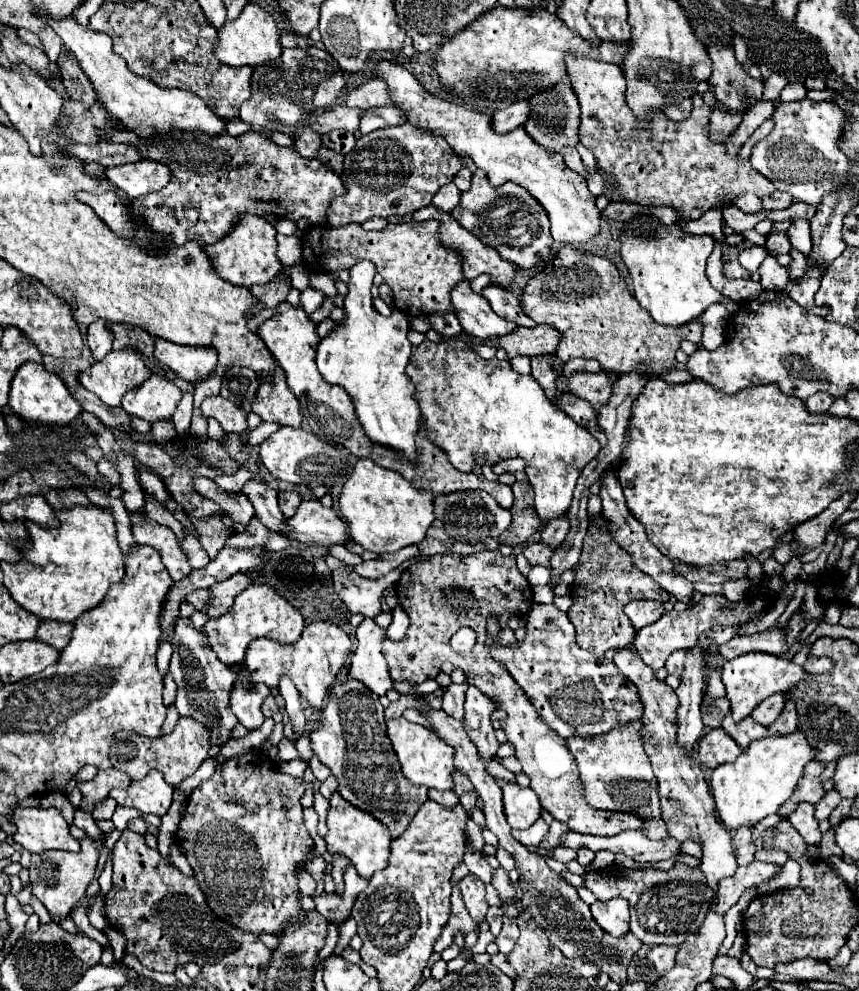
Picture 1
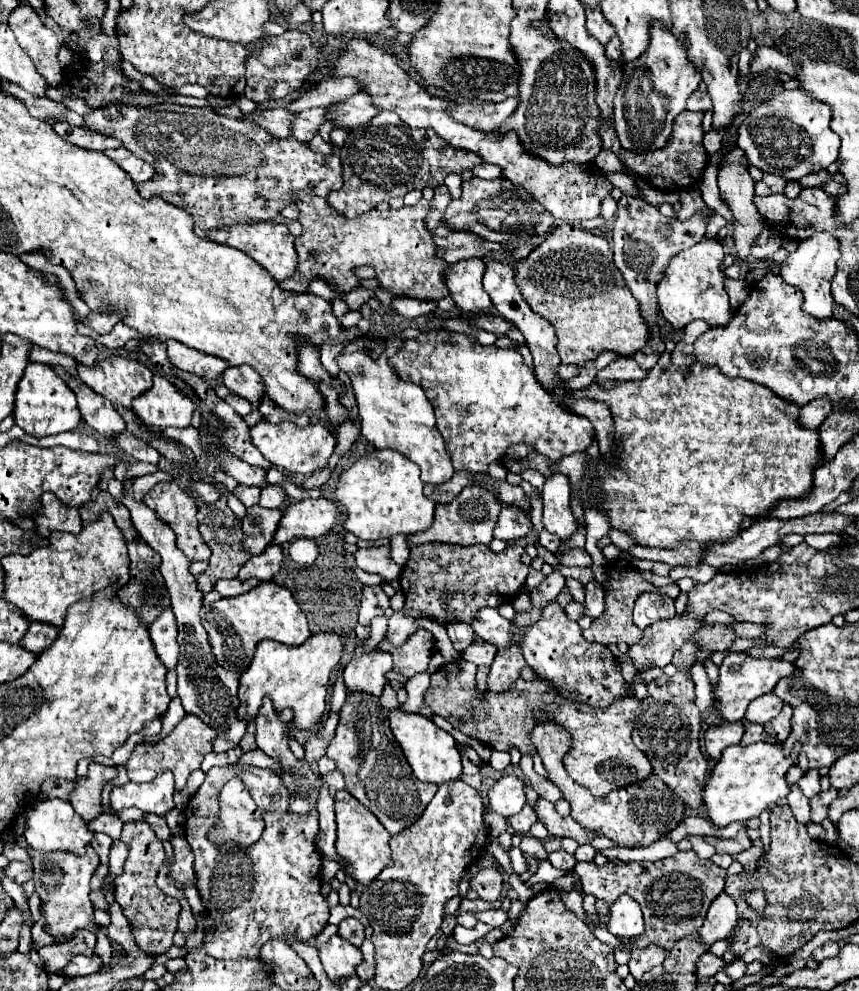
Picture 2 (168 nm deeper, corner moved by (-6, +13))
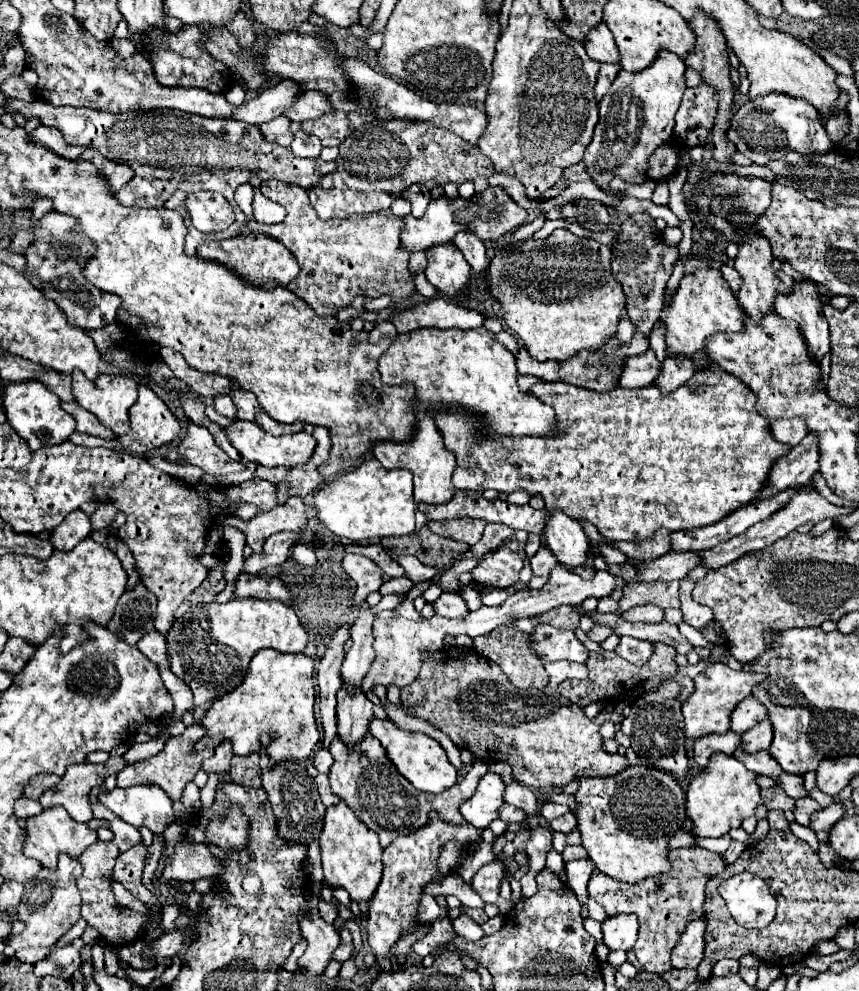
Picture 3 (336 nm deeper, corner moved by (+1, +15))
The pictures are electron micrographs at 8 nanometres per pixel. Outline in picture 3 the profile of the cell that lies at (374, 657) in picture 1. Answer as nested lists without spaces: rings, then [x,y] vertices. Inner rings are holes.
[[[344,686],[340,688],[338,706],[336,706],[338,738],[348,748],[354,748],[364,740],[368,732],[368,724],[374,718],[372,708],[374,704],[366,698],[364,692],[360,692],[360,696],[348,696],[348,692],[344,692]]]

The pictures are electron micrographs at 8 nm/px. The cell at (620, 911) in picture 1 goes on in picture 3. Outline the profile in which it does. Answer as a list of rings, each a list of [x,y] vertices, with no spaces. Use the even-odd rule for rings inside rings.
[[[612,916],[602,922],[604,946],[610,950],[632,950],[638,940],[638,920],[636,916]]]

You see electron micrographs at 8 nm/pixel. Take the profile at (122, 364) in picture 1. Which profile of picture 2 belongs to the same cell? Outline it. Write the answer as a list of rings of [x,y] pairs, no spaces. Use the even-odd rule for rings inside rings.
[[[119,354],[95,362],[93,368],[79,364],[77,374],[89,388],[127,408],[137,394],[145,392],[153,384],[153,374],[143,362]]]

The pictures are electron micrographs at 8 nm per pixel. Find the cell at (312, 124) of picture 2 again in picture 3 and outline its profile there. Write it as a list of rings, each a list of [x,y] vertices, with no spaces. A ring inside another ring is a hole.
[[[278,116],[272,122],[260,124],[258,130],[260,130],[260,134],[264,136],[266,142],[274,142],[274,144],[280,144],[280,146],[290,146],[292,132],[288,130],[288,126],[290,126],[290,120],[284,120],[284,116]]]

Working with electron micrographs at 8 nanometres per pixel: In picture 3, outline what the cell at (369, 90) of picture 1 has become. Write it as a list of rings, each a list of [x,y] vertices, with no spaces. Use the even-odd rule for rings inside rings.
[[[280,80],[276,86],[262,90],[250,102],[238,106],[232,112],[232,118],[256,126],[262,122],[270,122],[276,116],[280,116],[288,108],[288,104],[292,104],[292,100],[296,100],[298,92],[300,92],[298,84],[292,84],[290,80]]]

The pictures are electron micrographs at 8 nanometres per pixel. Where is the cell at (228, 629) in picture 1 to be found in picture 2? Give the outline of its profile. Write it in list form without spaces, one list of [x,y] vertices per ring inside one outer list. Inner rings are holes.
[[[273,580],[261,582],[245,594],[221,598],[209,608],[203,606],[203,626],[209,632],[215,658],[219,658],[221,662],[229,662],[229,666],[239,666],[239,672],[243,672],[251,664],[257,642],[271,638],[289,646],[299,646],[307,640],[307,636],[311,636],[307,618],[291,592],[285,586],[275,584]]]

